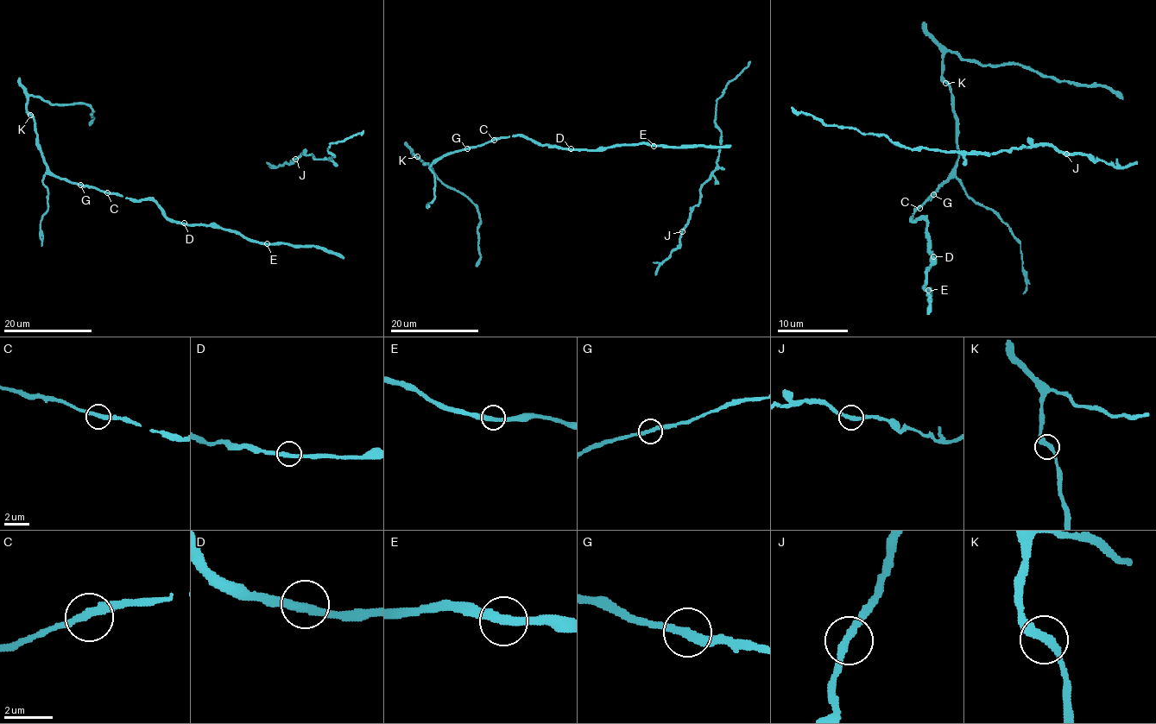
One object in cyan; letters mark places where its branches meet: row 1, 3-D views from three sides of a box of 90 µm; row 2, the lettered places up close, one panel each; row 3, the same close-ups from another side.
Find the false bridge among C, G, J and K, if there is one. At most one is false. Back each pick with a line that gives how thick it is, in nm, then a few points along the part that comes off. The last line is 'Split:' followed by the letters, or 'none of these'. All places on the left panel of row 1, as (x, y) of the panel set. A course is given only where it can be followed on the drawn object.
Split: none of these

